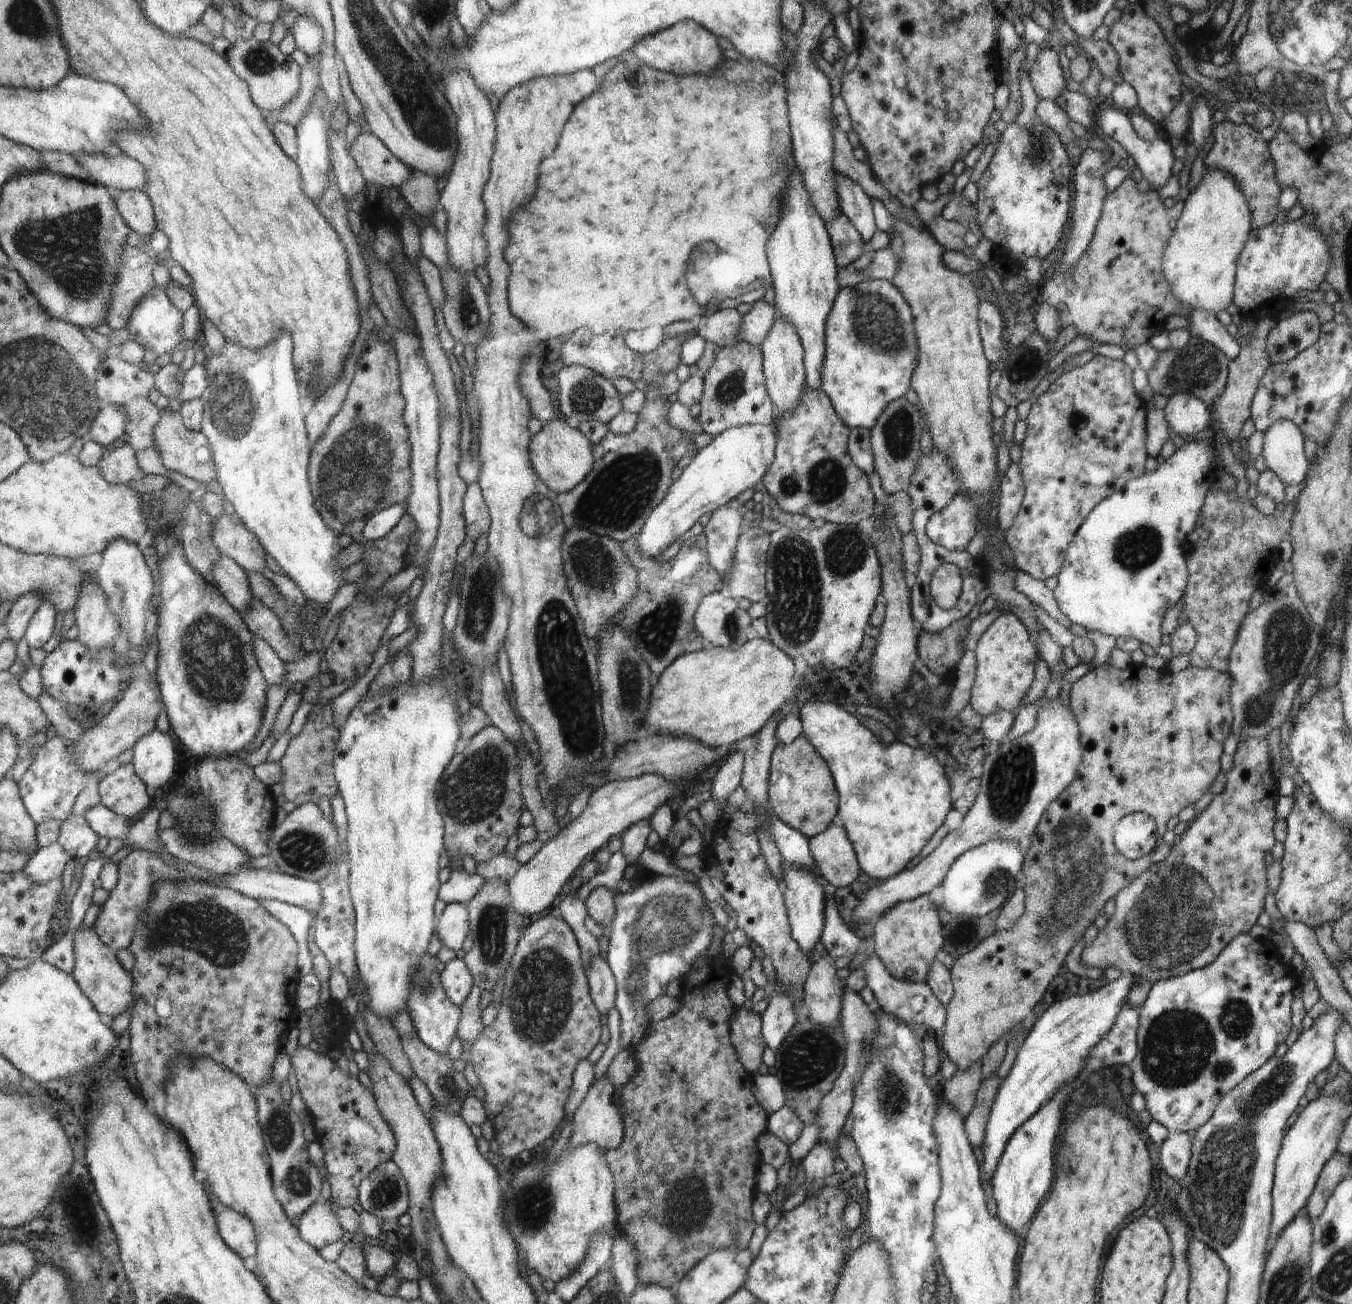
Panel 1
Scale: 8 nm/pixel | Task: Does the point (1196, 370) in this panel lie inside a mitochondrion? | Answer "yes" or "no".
yes

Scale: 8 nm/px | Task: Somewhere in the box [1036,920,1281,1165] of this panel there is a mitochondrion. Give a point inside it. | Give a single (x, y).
(1179, 1045)

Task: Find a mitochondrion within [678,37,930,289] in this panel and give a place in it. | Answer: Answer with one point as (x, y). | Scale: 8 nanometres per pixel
(826, 49)

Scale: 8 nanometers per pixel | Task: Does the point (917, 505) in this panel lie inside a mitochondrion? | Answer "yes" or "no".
no

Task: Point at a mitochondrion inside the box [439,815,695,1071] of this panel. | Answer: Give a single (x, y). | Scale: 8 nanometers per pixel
(543, 999)

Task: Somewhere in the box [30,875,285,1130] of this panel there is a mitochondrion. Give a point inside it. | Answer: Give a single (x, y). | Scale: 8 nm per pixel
(214, 933)

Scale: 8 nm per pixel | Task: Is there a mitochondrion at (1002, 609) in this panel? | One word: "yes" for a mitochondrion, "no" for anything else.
no

